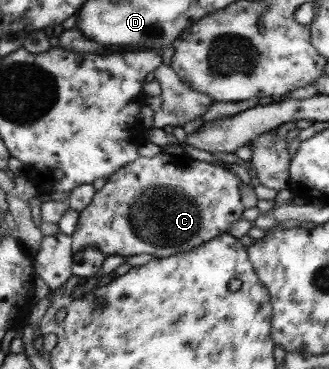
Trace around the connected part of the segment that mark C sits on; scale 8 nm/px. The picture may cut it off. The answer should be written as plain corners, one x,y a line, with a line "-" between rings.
157,154
153,157
141,157
139,156
135,161
132,161
129,165
116,169
115,173
112,173
105,179
105,183
101,185
99,189
94,190
93,197
89,204
86,205
81,211
78,211
77,225
75,231
70,235
71,241
71,255
72,262
76,260
76,256
86,248
95,249
100,253
108,255
121,255
121,257
127,257
128,255
147,254
152,255
153,258
169,257
175,254
188,253
191,249
198,247
204,242
210,241
213,237
217,237
219,234
227,233
227,227
234,221
241,218
243,213
243,205
239,200
239,180
233,171
229,172
226,168
221,166
212,165
204,161
194,160
184,154

